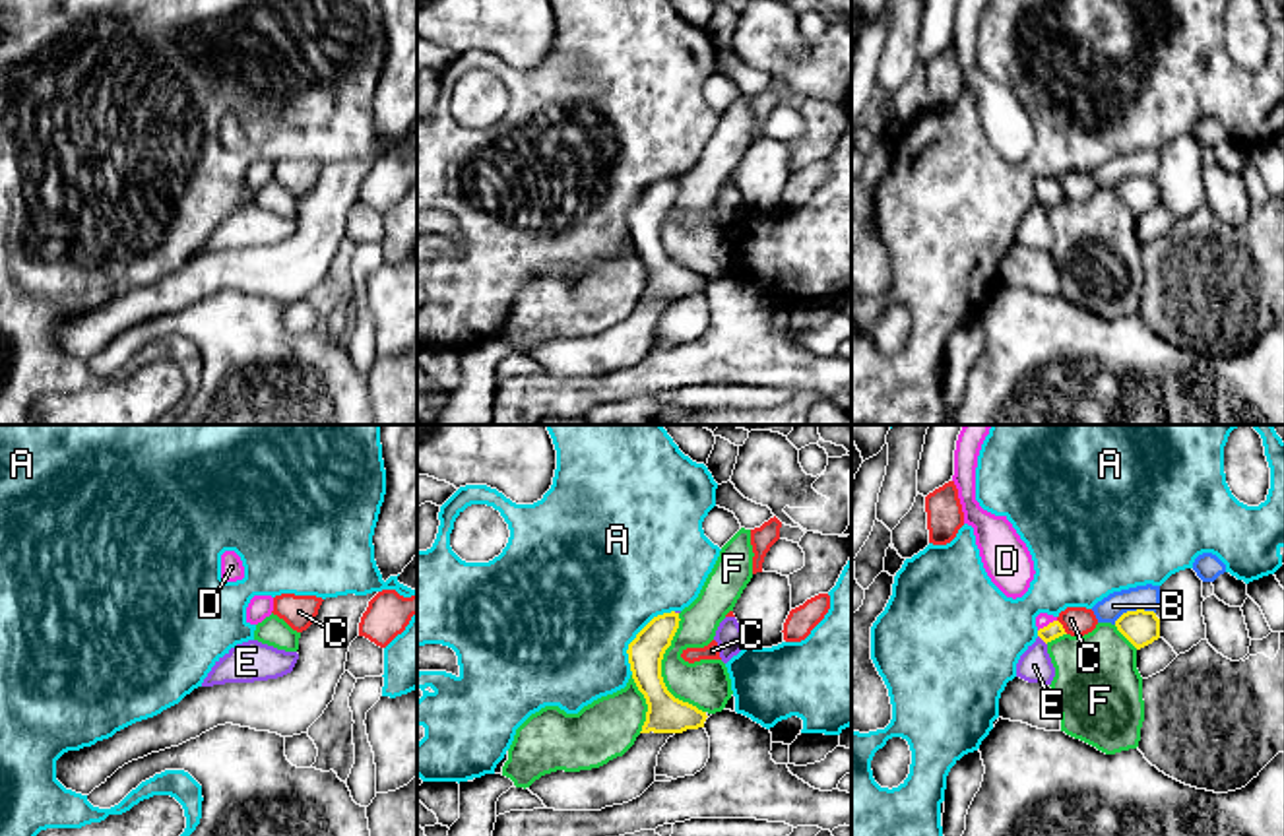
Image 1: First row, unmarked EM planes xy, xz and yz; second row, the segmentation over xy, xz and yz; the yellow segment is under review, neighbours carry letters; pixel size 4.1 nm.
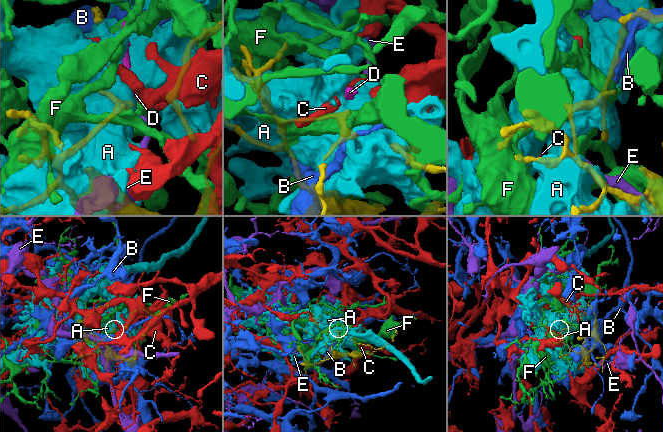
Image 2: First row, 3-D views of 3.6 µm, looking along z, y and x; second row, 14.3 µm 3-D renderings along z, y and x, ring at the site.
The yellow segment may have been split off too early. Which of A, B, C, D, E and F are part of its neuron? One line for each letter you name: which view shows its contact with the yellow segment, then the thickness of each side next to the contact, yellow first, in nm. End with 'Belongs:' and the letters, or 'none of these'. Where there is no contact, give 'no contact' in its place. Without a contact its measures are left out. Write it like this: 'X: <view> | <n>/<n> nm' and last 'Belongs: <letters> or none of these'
D: yz | 70/60 nm
Belongs: D

